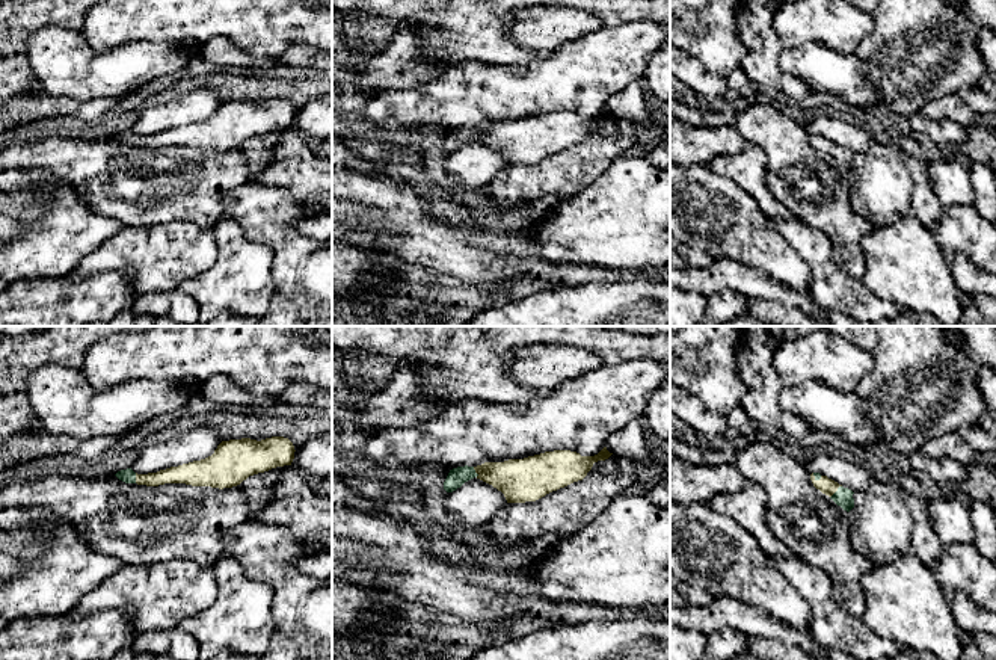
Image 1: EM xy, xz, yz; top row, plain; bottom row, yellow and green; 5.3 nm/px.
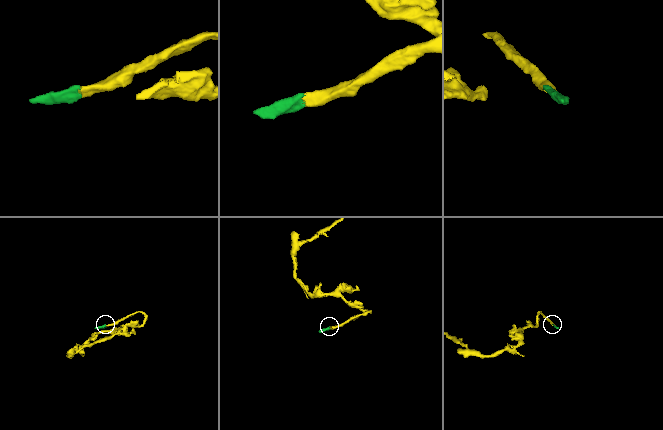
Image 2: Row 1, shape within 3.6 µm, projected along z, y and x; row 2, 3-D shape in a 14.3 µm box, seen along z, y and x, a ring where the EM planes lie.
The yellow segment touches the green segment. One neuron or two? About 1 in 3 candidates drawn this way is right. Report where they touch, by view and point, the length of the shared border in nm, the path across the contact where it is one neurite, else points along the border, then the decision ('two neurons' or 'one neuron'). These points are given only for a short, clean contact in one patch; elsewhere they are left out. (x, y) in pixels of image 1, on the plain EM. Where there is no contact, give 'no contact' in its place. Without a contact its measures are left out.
yz (836, 151) | 90 nm | across yz (826, 147), (836, 151), (842, 159) | one neuron

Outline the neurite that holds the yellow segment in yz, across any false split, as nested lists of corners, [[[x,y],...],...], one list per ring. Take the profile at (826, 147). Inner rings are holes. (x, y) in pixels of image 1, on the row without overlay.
[[[812,134],[810,142],[816,151],[828,157],[844,172],[850,174],[854,169],[854,154],[851,151],[844,150],[838,143],[828,140],[827,137],[821,137],[819,134]]]

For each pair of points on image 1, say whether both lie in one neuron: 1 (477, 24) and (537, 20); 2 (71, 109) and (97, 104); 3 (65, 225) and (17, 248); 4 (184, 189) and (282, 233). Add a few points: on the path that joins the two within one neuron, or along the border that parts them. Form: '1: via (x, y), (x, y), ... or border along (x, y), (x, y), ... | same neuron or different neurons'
1: border along (504, 15), (509, 35), (518, 44), (530, 49) | different neurons
2: via (77, 109), (91, 109) | same neuron
3: via (53, 227), (29, 239) | same neuron
4: border along (248, 181), (236, 186), (224, 198), (222, 213) | different neurons

